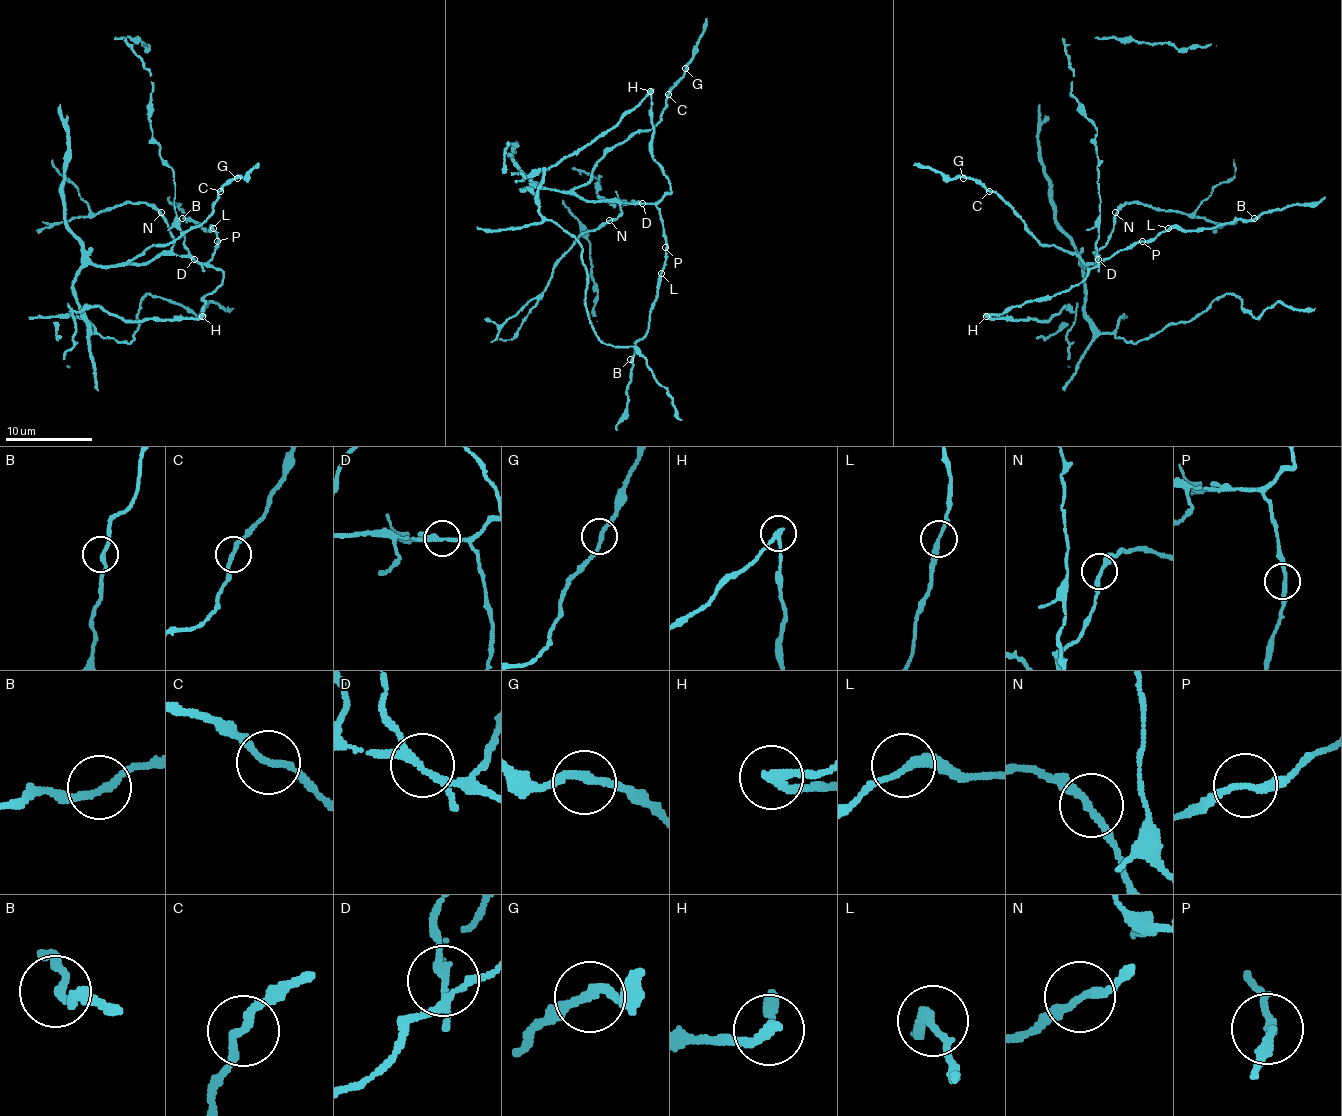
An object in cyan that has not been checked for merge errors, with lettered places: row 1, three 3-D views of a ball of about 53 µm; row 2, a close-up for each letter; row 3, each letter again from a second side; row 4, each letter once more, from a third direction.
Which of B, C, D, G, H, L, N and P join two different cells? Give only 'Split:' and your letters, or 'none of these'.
Split: D, H

